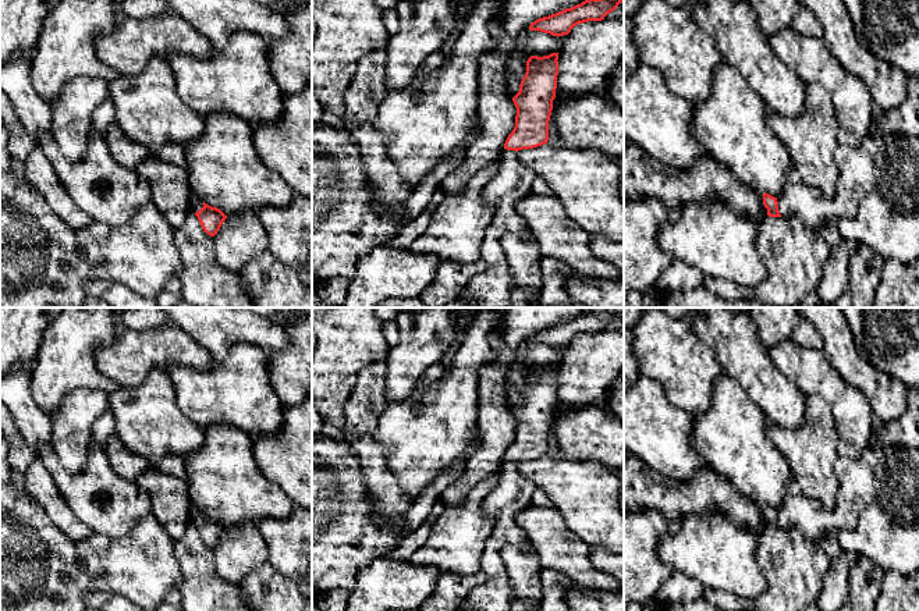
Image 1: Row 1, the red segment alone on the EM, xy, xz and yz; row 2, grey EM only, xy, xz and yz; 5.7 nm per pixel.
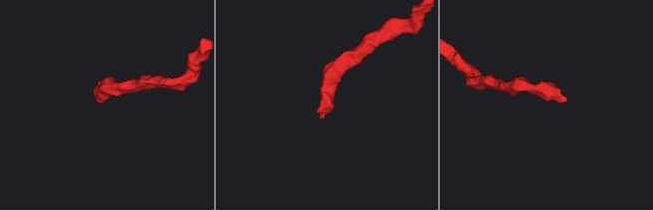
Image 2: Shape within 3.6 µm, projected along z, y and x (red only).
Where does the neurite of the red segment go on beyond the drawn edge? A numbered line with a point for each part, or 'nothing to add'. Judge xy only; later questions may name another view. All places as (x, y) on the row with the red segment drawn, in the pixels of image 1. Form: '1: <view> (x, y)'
1: xy (197, 203)

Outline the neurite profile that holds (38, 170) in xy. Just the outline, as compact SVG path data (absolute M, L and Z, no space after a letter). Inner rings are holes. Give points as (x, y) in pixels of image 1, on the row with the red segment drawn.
M39 146L28 154L24 175L43 196L53 212L71 228L82 230L93 221L65 192L53 166Z

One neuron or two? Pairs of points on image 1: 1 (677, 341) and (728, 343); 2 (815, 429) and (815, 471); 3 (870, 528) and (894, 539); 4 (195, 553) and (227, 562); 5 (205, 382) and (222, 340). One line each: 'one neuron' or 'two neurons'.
1: two neurons
2: one neuron
3: one neuron
4: two neurons
5: two neurons

